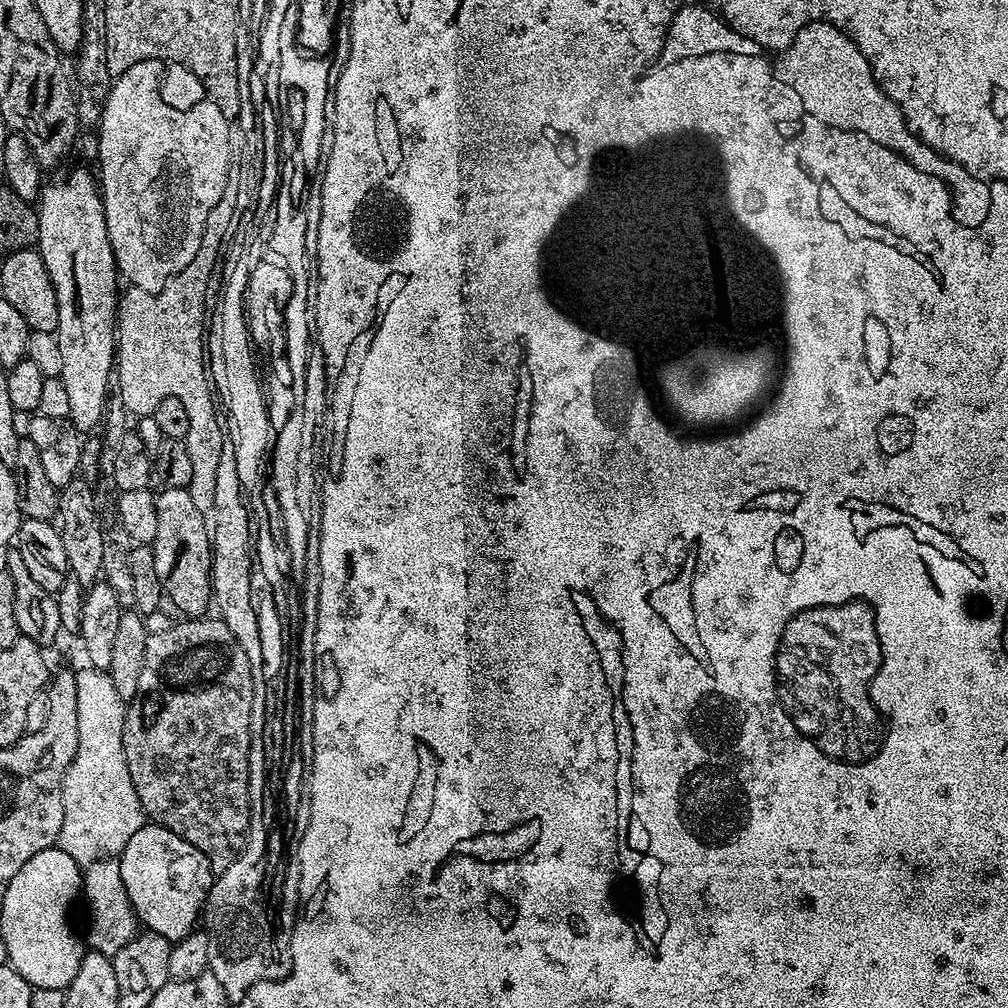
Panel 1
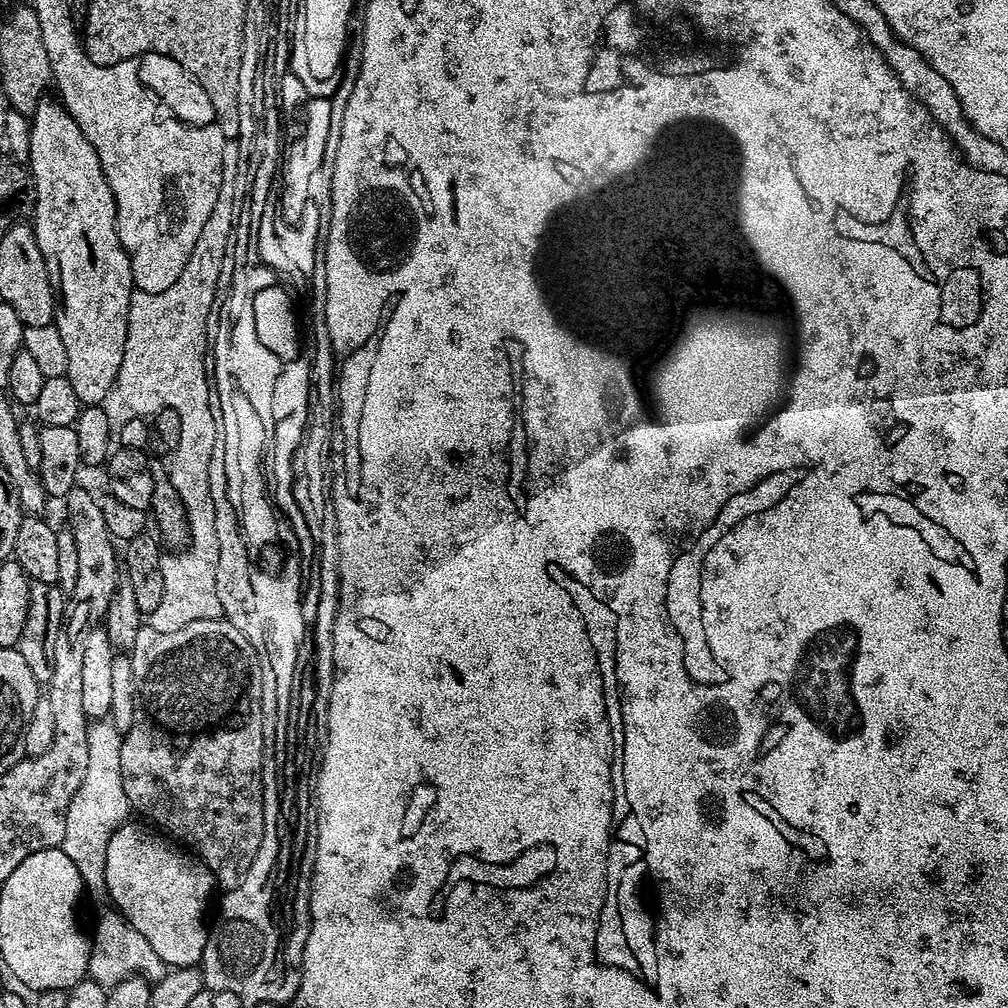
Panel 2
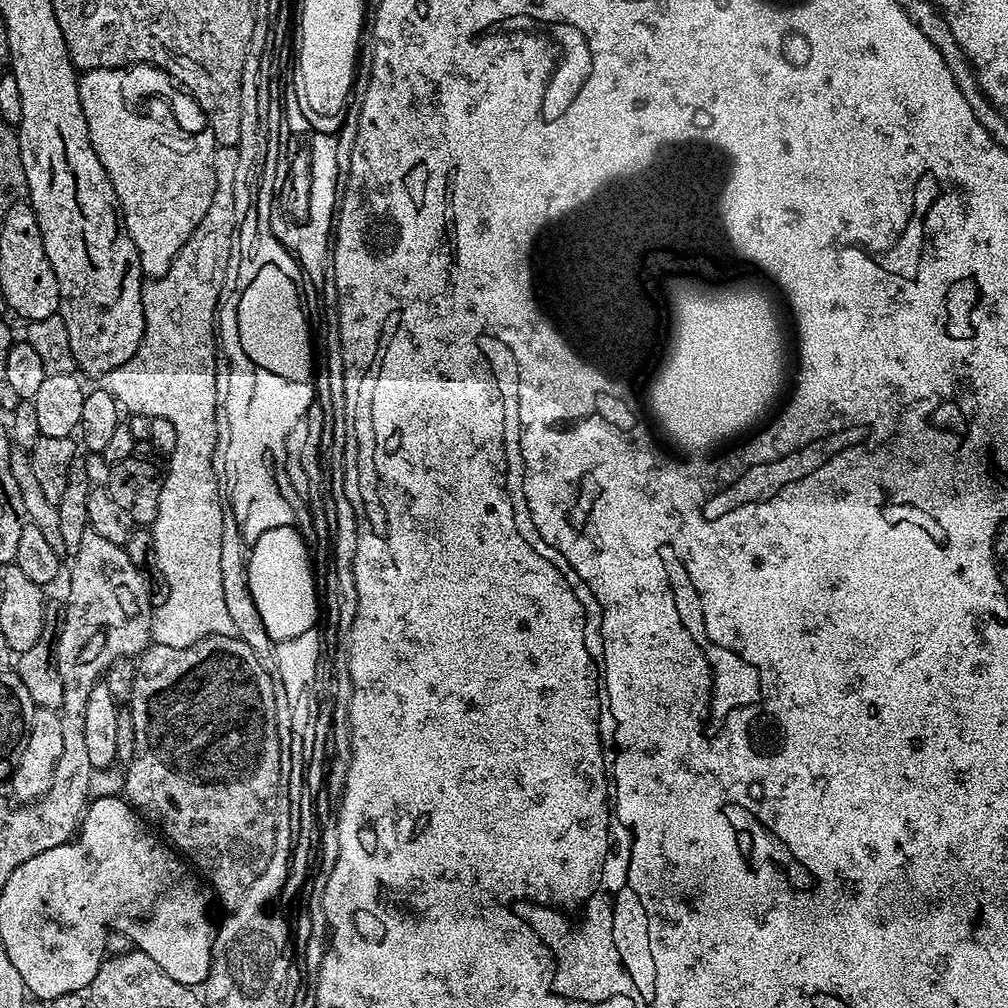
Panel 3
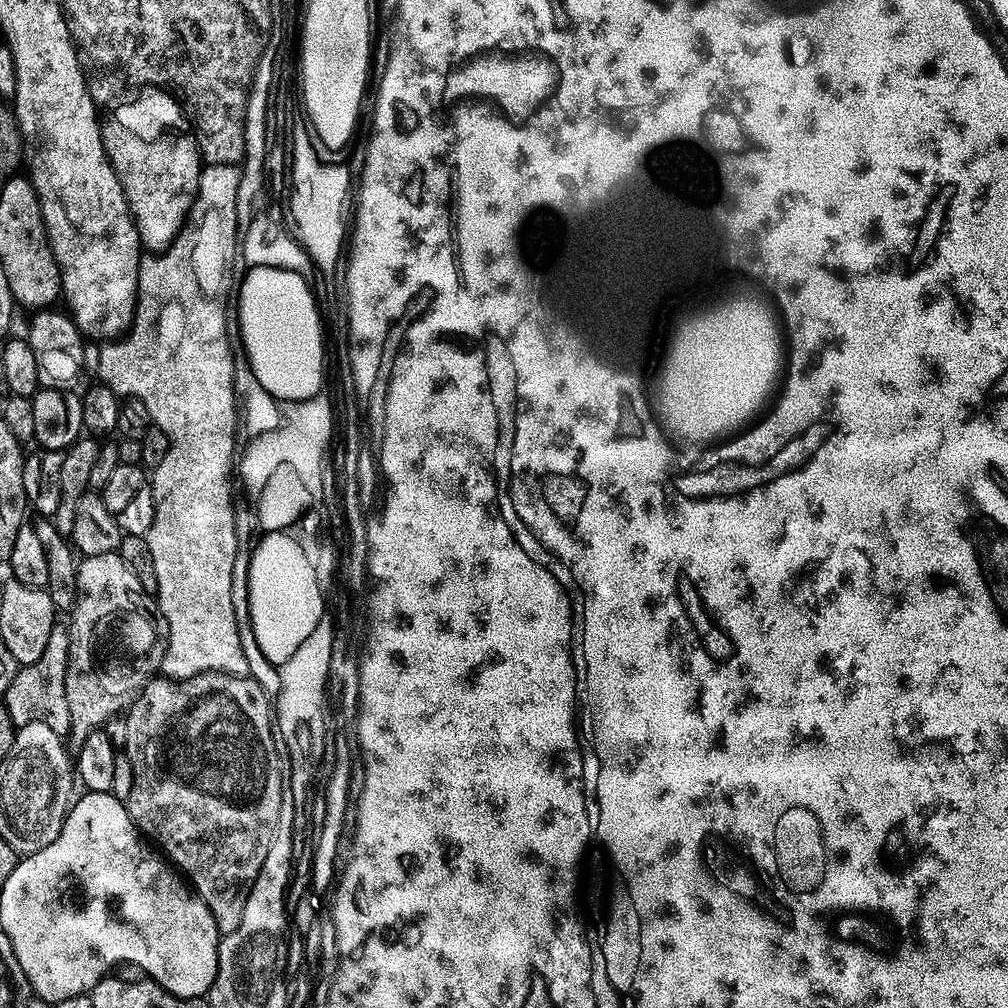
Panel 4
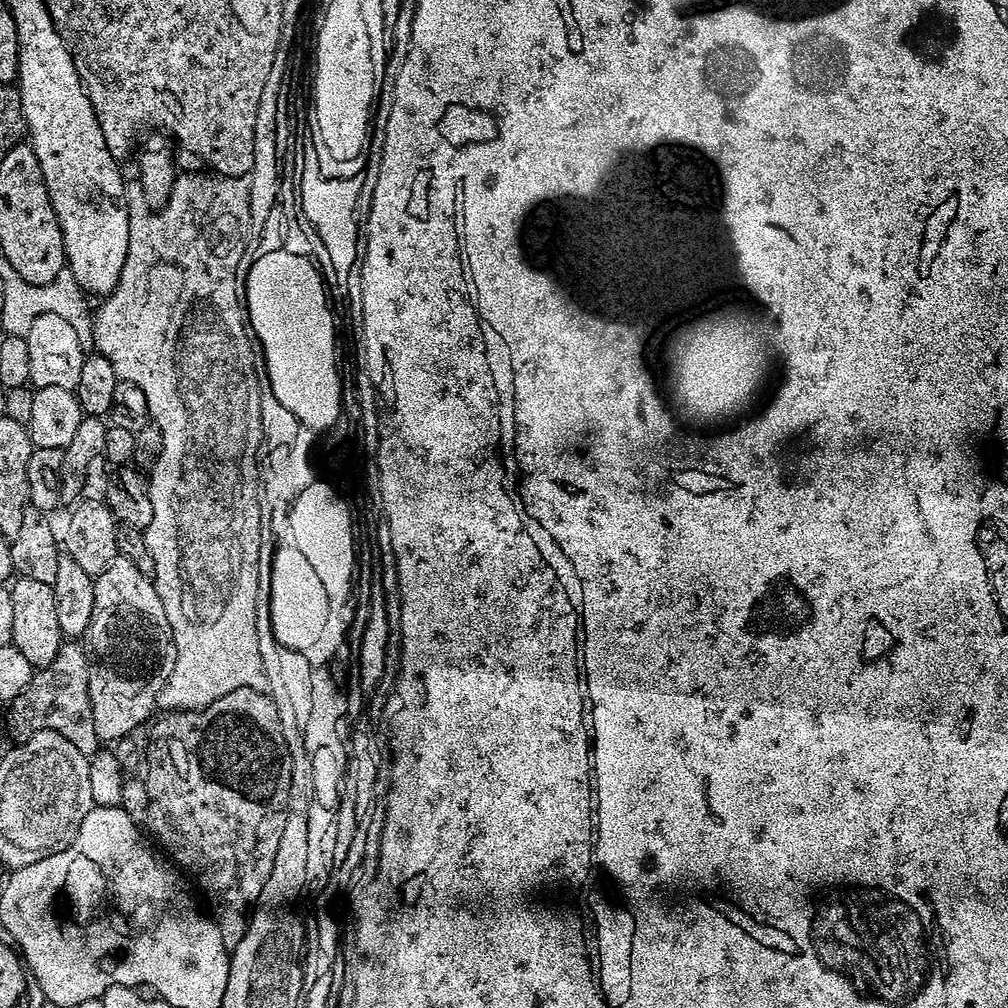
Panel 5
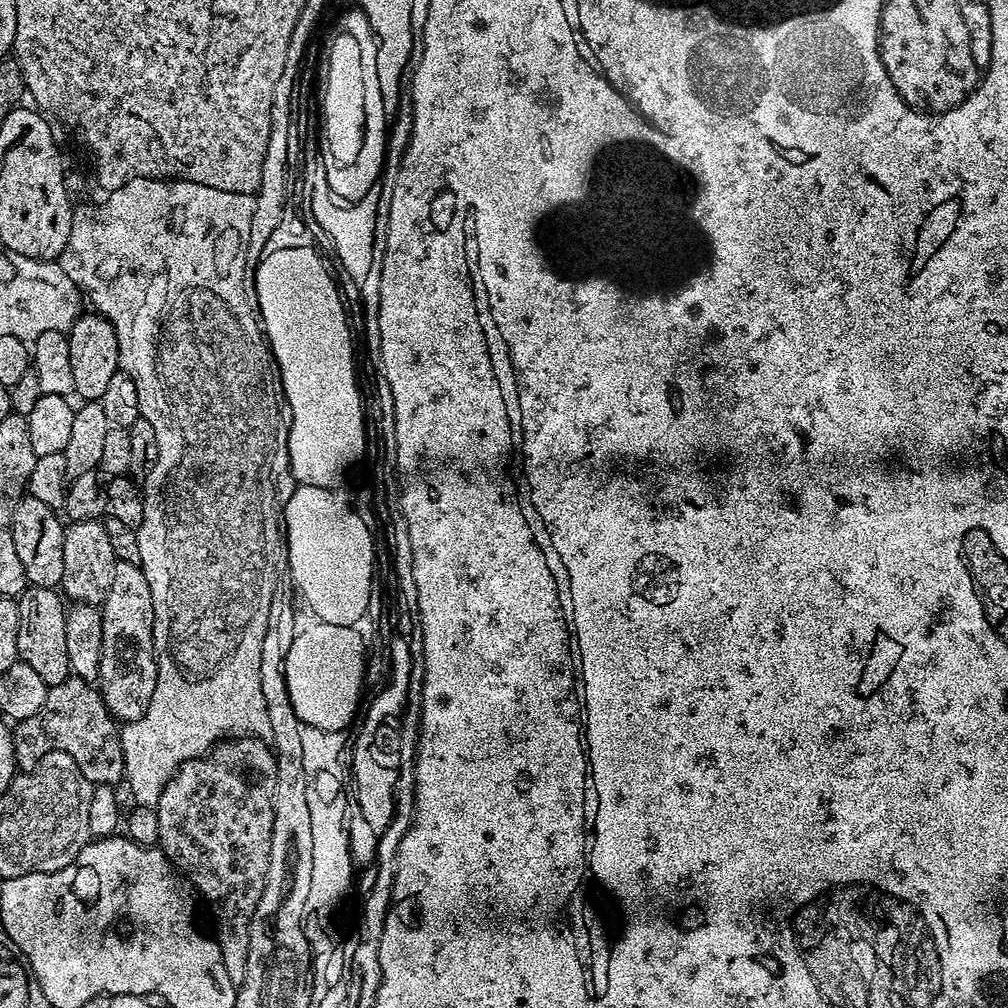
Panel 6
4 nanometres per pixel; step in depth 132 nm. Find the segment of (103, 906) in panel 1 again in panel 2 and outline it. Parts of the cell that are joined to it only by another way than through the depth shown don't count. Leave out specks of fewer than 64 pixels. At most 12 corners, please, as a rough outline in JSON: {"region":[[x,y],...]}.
{"region":[[120,912],[90,932],[88,976],[111,990],[131,976],[149,982],[166,965]]}

